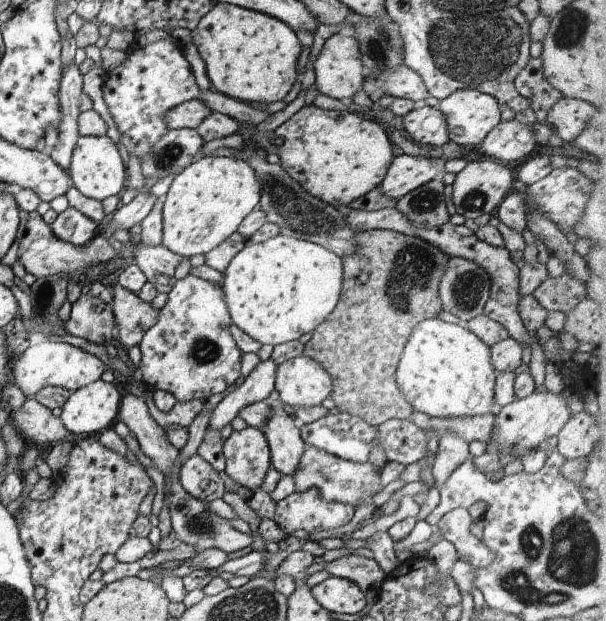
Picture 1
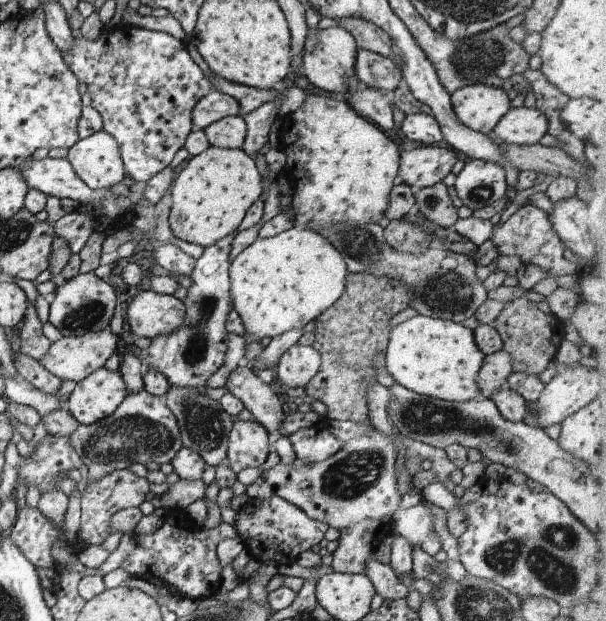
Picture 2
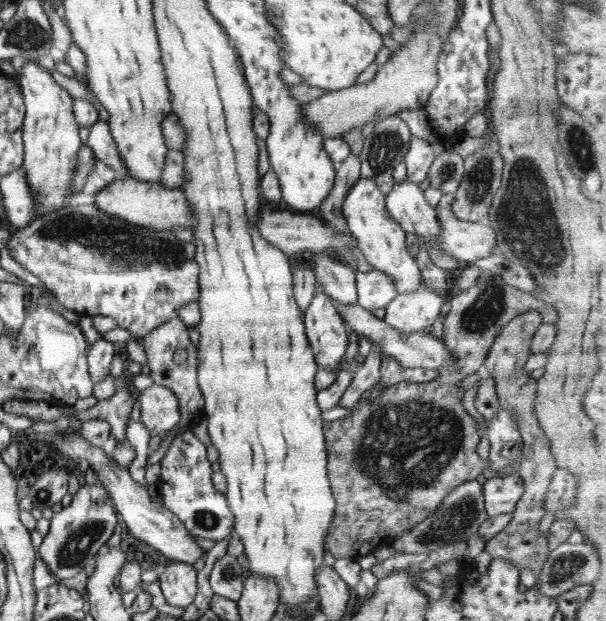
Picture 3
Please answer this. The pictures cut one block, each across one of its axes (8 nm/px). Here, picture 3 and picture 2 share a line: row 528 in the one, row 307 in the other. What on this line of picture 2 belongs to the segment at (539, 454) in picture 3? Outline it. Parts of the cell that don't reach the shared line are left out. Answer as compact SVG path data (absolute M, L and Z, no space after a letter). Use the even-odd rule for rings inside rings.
M526 297L508 301L491 326L502 337L503 350L511 356L513 372L534 376L542 374L548 364L555 360L560 342L570 335L566 331L565 322L552 312L549 314L542 312L538 309L537 303Z

